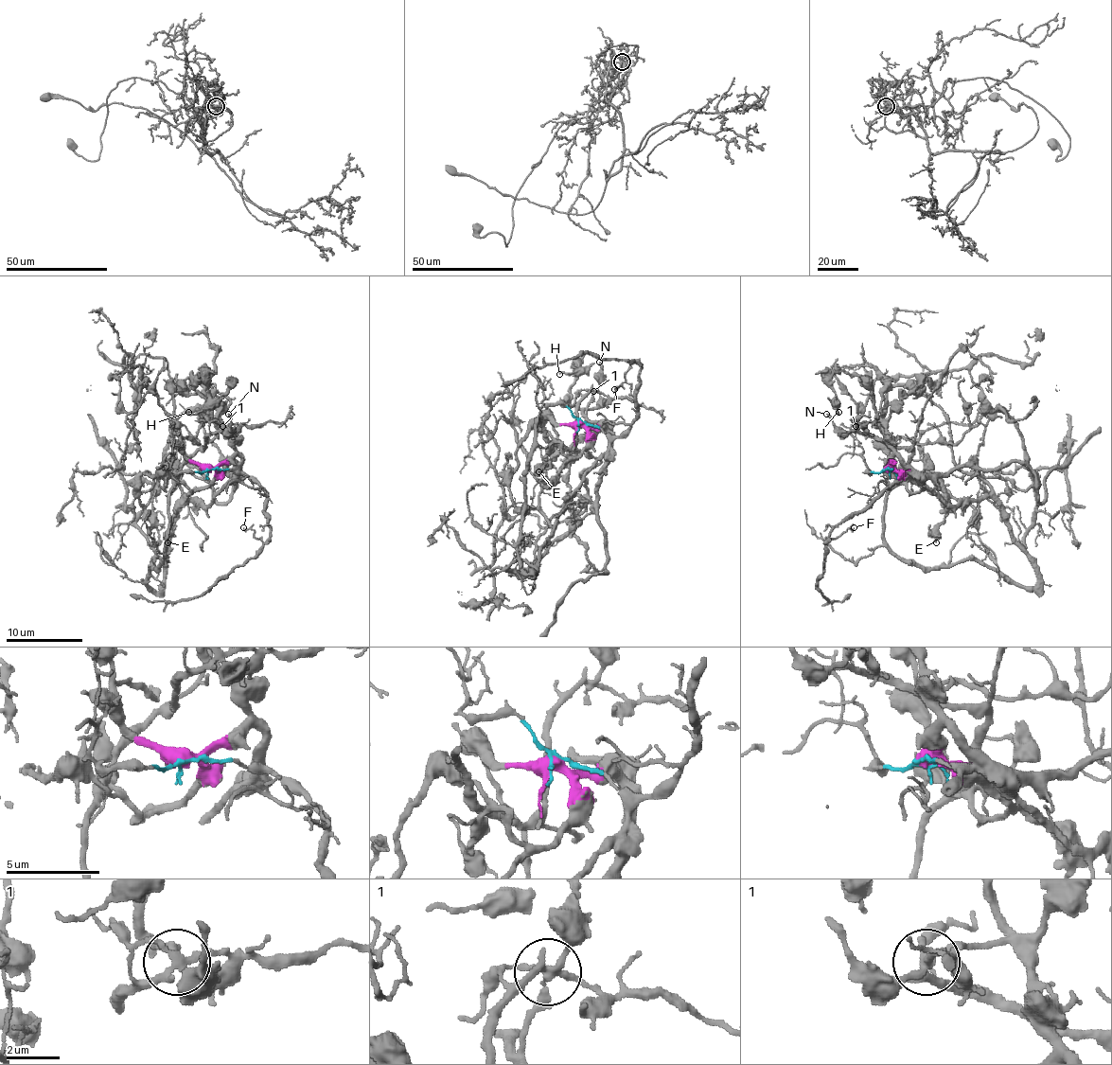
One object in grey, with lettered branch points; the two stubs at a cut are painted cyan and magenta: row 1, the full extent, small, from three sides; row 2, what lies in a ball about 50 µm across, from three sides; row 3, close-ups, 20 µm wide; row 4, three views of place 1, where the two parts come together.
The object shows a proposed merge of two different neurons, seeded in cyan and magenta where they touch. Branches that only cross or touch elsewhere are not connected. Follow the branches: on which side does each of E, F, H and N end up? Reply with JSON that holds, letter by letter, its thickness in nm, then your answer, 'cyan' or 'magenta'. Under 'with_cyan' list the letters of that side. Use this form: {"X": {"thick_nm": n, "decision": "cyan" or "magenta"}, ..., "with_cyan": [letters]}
{"E": {"thick_nm": 260, "decision": "magenta"}, "F": {"thick_nm": 130, "decision": "cyan"}, "H": {"thick_nm": 170, "decision": "magenta"}, "N": {"thick_nm": 280, "decision": "magenta"}, "with_cyan": ["F"]}

